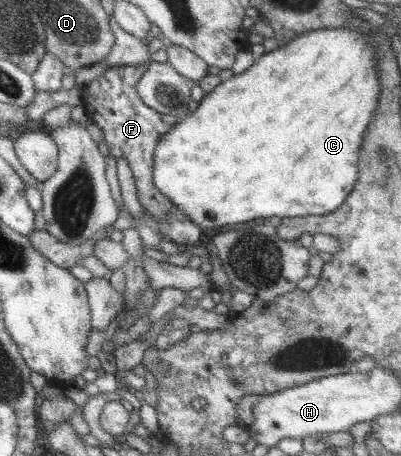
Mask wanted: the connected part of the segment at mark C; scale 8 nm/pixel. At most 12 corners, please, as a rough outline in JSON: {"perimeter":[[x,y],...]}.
{"perimeter":[[307,31],[161,135],[201,229],[335,211],[374,37]]}

